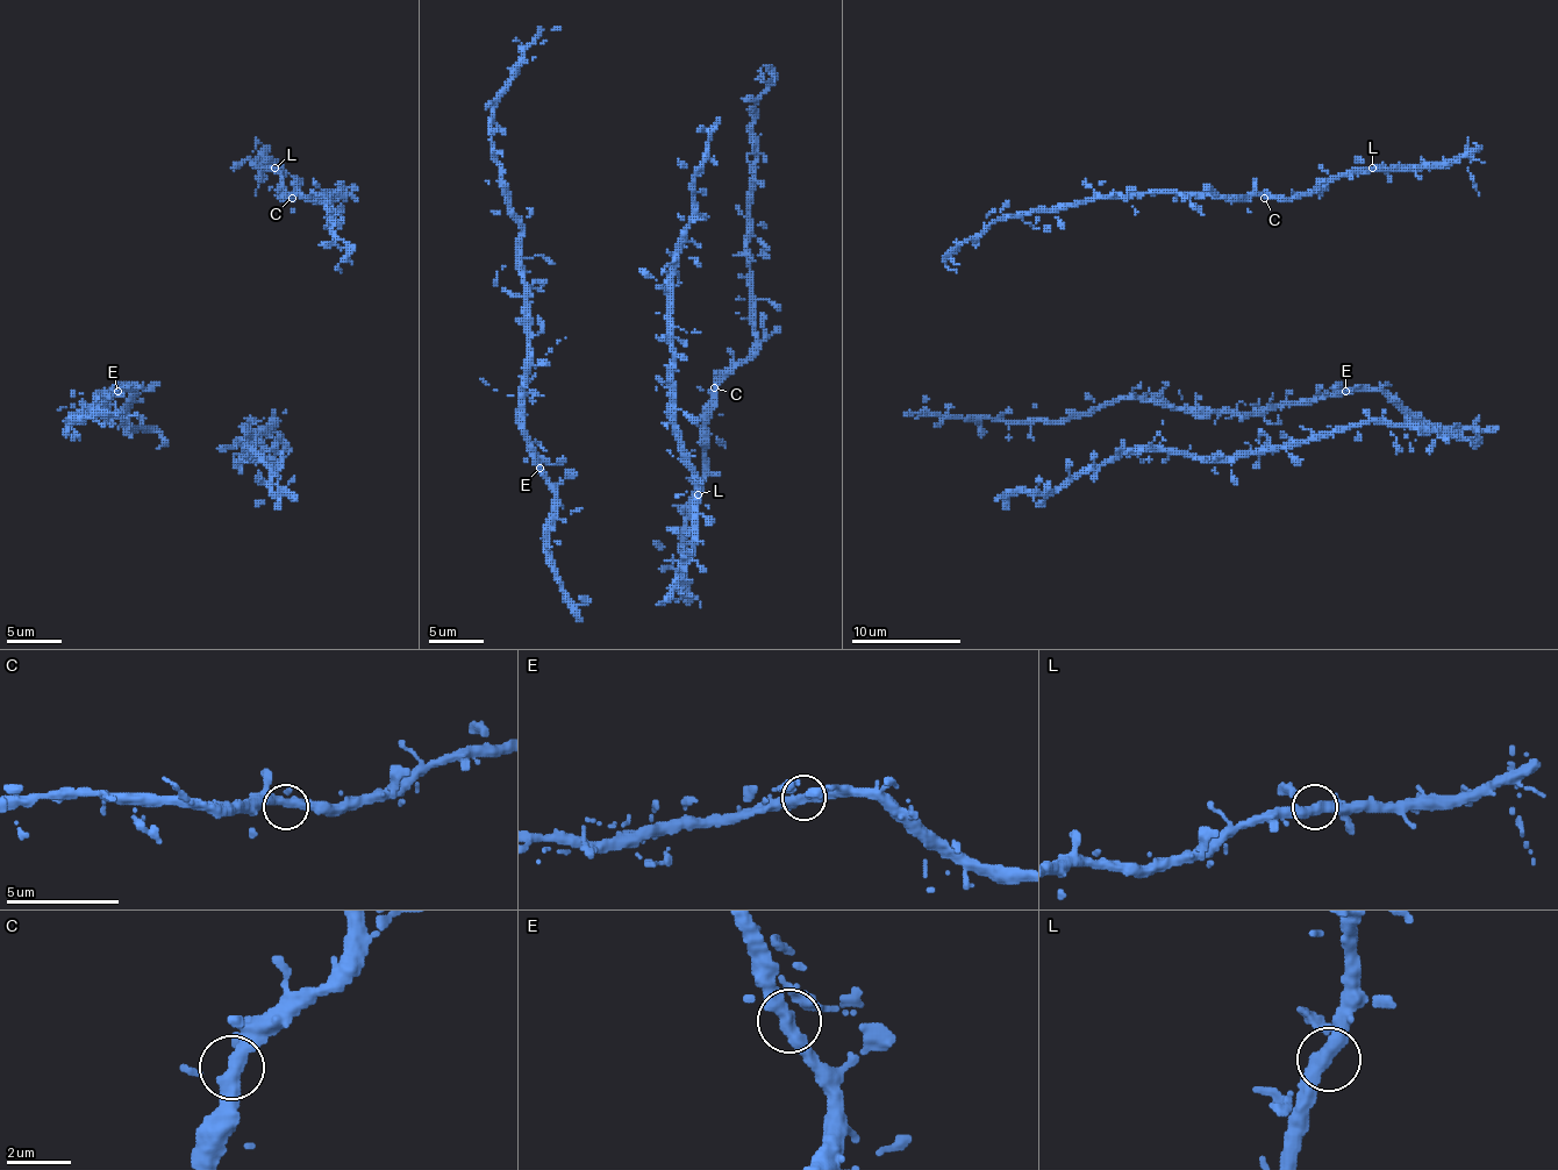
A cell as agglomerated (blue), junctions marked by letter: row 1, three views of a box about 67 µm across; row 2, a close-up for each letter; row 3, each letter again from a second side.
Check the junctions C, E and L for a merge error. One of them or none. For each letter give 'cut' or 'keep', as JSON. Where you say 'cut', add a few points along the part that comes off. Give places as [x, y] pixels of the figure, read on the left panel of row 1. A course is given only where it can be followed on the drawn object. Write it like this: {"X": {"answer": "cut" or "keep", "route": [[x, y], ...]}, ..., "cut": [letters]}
{"C": {"answer": "keep"}, "E": {"answer": "keep"}, "L": {"answer": "keep"}, "cut": []}

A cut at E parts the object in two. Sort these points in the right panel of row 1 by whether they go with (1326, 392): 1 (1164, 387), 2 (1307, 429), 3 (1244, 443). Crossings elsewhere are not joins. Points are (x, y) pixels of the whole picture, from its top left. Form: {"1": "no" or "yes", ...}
{"1": "yes", "2": "no", "3": "no"}

